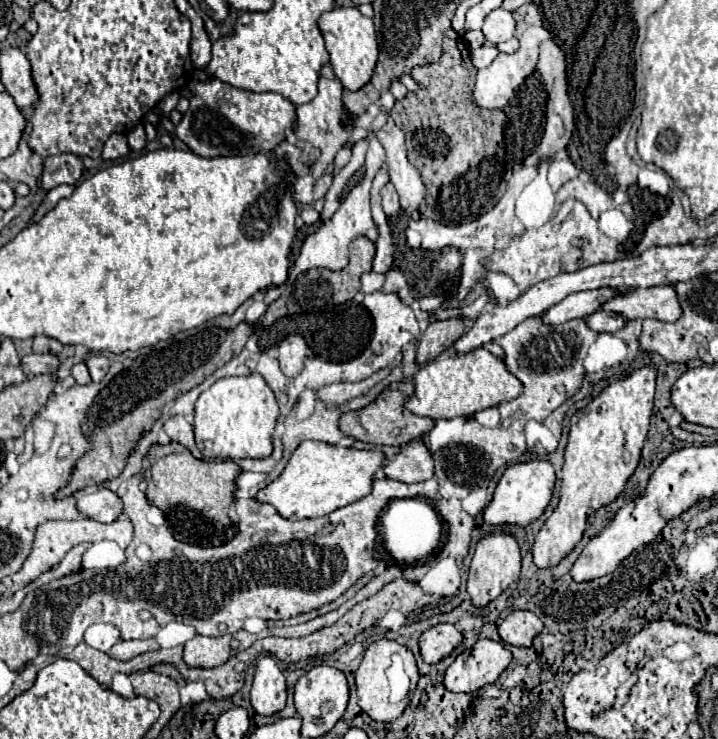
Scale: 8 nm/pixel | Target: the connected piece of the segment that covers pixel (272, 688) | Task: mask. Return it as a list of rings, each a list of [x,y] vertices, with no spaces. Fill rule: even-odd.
[[[270,655],[262,657],[256,665],[250,701],[258,715],[276,715],[286,707],[284,675]]]

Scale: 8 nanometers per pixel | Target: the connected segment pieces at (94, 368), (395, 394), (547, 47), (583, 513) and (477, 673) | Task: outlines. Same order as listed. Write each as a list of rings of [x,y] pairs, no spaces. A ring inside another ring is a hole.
[[[92,355],[92,357],[86,361],[86,365],[88,365],[90,375],[92,375],[92,379],[94,379],[96,383],[100,383],[100,381],[104,379],[104,375],[108,373],[108,369],[110,369],[110,361],[108,361],[106,357],[102,357],[102,355]]]
[[[408,381],[392,383],[390,387],[386,387],[380,393],[380,397],[372,405],[364,407],[356,413],[346,413],[344,417],[340,417],[340,429],[346,435],[350,435],[358,441],[364,441],[364,443],[372,443],[372,445],[404,445],[412,439],[418,439],[424,433],[428,433],[430,425],[434,425],[436,421],[430,417],[414,417],[412,413],[406,411],[404,403],[412,397],[412,393],[414,393],[412,383],[408,383]],[[406,415],[410,415],[410,419],[414,419],[414,421],[406,421]],[[400,425],[406,425],[406,429],[400,429]]]
[[[544,41],[540,45],[540,59],[538,59],[538,71],[542,75],[544,87],[548,91],[548,105],[546,105],[546,131],[542,137],[542,143],[538,147],[540,157],[548,159],[556,151],[564,149],[572,137],[574,131],[574,109],[568,99],[568,77],[566,77],[566,53],[554,43],[554,41]]]
[[[642,367],[624,381],[610,383],[590,405],[570,419],[568,447],[562,467],[560,503],[546,519],[532,547],[534,565],[540,569],[556,567],[582,539],[594,513],[610,505],[624,491],[628,479],[638,467],[642,445],[646,441],[652,399],[656,385],[656,369]]]
[[[480,639],[448,667],[444,685],[454,693],[474,693],[484,685],[492,685],[510,663],[512,653],[502,643]]]

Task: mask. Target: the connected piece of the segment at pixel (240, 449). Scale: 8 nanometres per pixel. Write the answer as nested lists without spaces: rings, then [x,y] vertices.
[[[260,373],[246,377],[224,377],[218,379],[210,389],[202,391],[196,401],[194,433],[196,445],[202,455],[212,459],[264,459],[272,455],[272,433],[278,421],[278,403],[272,389]]]

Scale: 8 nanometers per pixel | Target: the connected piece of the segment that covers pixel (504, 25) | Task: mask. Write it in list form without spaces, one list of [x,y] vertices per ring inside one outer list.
[[[494,9],[486,21],[484,21],[484,37],[490,41],[490,43],[502,43],[502,41],[508,41],[514,37],[514,31],[516,31],[516,21],[512,17],[510,11],[506,9]]]

